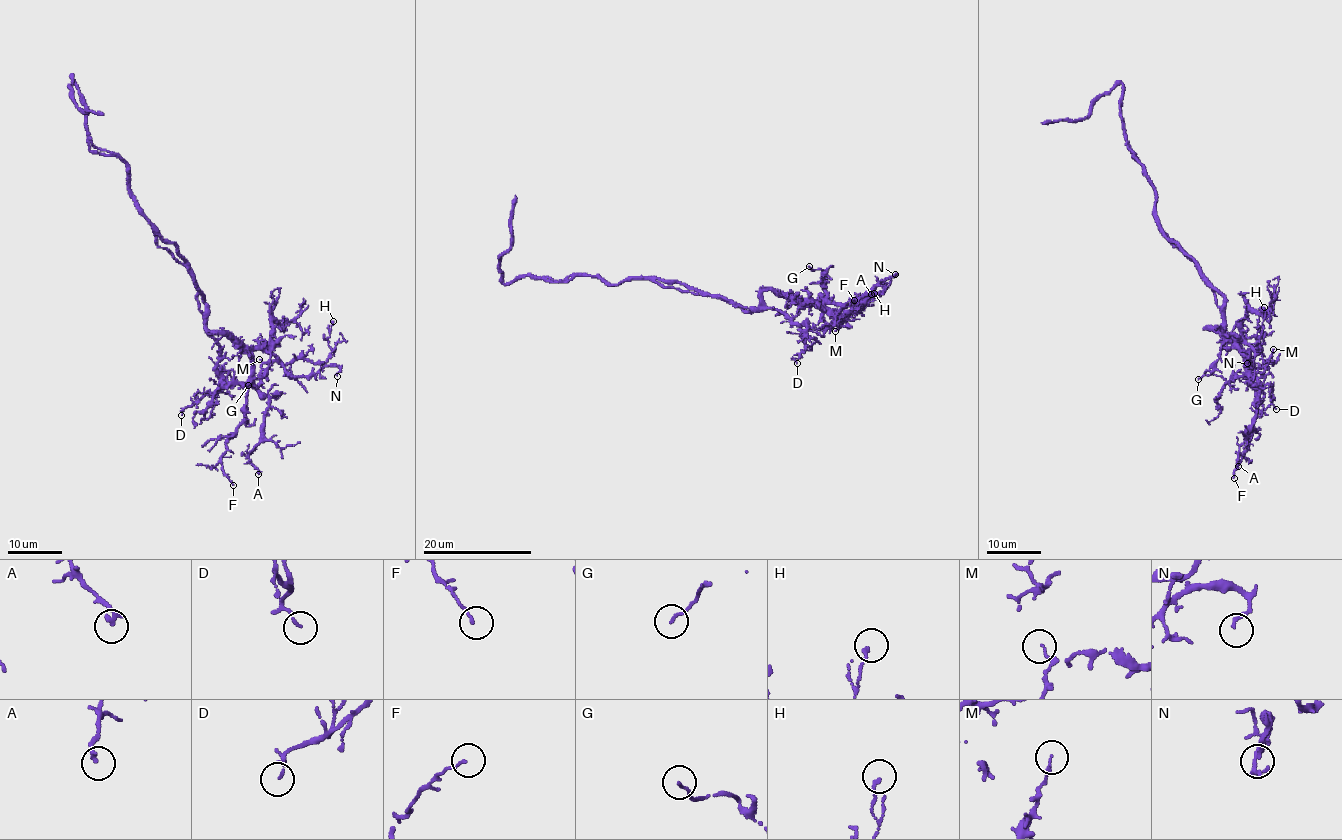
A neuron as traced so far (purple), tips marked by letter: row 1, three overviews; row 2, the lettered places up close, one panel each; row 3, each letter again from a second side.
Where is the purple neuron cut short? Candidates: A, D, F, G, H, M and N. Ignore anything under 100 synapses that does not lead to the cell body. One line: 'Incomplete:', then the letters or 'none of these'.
Incomplete: none of these

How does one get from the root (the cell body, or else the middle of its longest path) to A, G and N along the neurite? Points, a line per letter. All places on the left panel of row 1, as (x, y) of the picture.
A: (173, 243), (197, 291), (206, 331), (238, 339), (255, 385), (268, 398), (263, 435), (249, 455), (258, 474)
G: (173, 243), (197, 291), (206, 331), (231, 335), (248, 347), (269, 348), (273, 344), (268, 369), (248, 385)
N: (173, 243), (197, 291), (206, 331), (266, 347), (294, 376), (325, 366), (339, 368), (337, 376)

